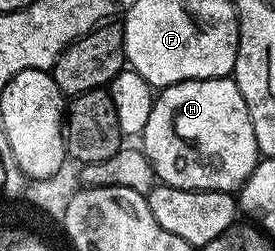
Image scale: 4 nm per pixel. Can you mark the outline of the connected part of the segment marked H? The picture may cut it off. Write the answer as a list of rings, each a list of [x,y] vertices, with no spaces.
[[[232,76],[164,86],[154,96],[151,116],[147,119],[147,127],[143,127],[139,145],[151,163],[156,180],[180,189],[233,193],[241,189],[259,160],[251,115],[247,115],[247,103],[243,103],[243,95],[239,95],[239,87]]]

